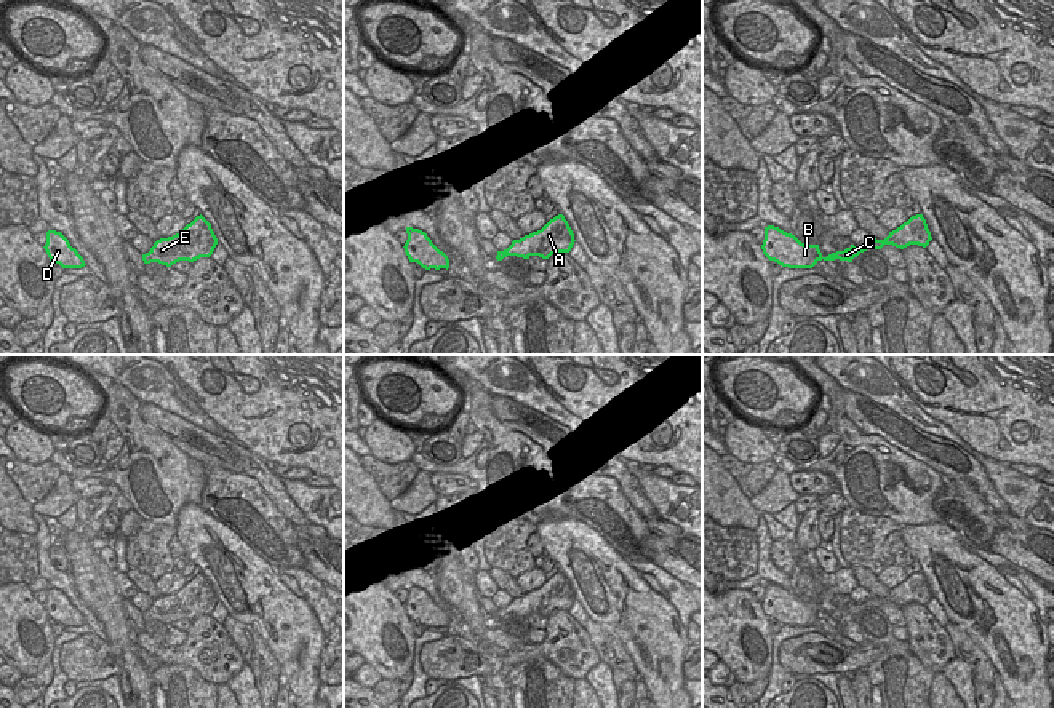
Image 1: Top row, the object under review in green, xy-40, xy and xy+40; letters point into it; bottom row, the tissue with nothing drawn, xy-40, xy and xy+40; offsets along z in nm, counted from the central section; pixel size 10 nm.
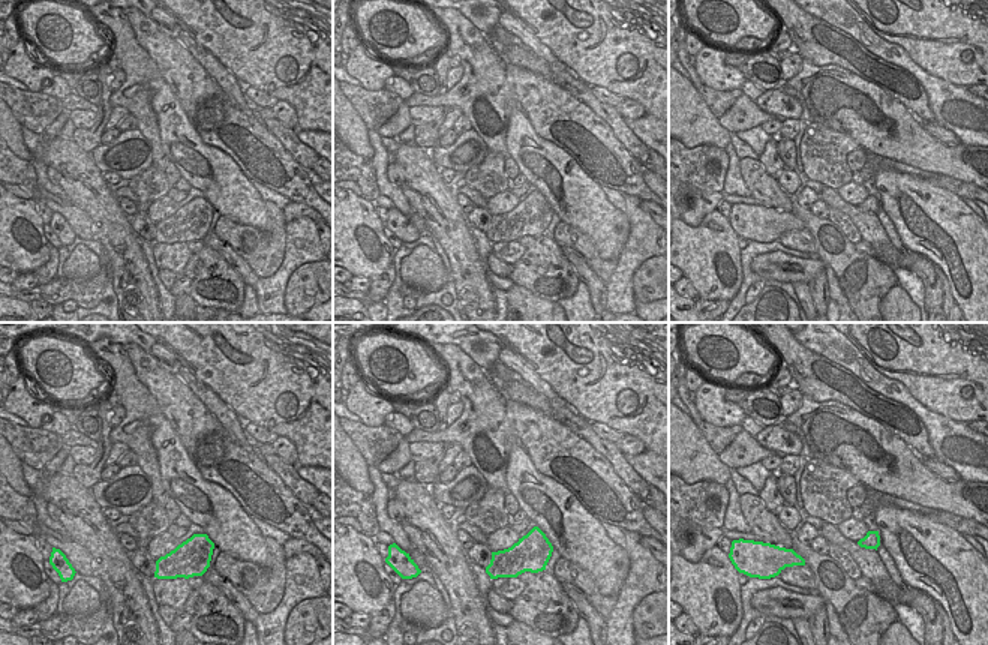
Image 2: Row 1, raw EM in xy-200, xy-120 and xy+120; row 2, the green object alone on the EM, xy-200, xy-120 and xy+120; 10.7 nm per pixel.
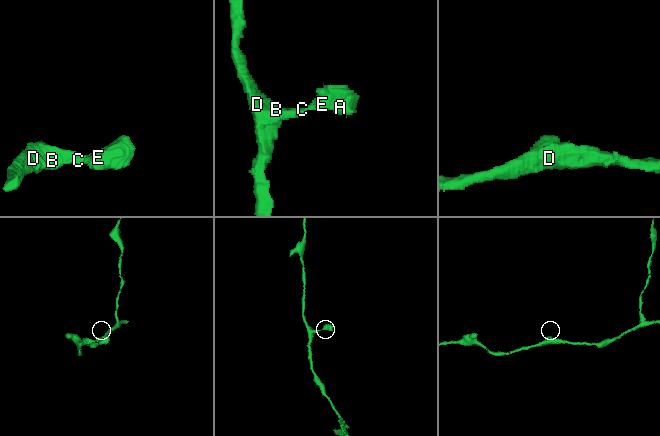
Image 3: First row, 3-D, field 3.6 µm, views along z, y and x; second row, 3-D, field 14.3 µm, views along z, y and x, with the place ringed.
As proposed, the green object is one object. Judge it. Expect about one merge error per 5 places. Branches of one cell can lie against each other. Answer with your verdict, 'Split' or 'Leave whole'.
Leave whole.

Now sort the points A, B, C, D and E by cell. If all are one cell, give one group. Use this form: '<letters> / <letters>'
A B C D E

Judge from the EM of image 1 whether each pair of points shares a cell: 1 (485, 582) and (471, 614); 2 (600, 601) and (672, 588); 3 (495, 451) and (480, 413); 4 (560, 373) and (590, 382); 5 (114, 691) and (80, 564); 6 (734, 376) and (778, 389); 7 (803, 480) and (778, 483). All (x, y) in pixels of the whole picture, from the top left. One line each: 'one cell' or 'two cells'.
1: two cells
2: two cells
3: one cell
4: one cell
5: two cells
6: one cell
7: two cells

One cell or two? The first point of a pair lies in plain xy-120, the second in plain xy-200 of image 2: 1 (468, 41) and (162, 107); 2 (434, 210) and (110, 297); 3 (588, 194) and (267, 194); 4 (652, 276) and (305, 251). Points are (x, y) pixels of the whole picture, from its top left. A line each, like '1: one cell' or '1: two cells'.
1: two cells
2: two cells
3: two cells
4: two cells

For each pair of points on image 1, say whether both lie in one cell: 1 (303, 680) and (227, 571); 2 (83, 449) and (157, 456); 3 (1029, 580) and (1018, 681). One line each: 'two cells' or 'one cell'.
1: one cell
2: two cells
3: two cells

